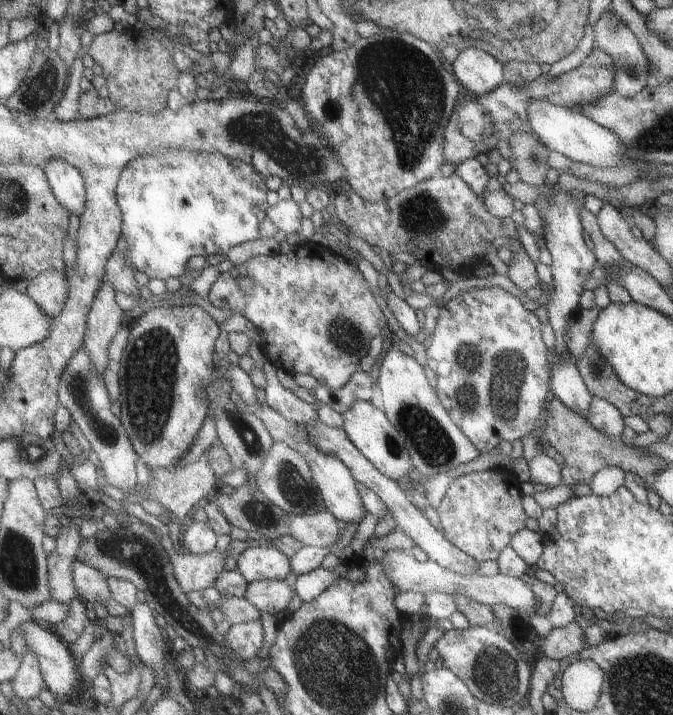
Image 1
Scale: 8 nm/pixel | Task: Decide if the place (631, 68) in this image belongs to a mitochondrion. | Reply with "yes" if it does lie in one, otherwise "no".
yes

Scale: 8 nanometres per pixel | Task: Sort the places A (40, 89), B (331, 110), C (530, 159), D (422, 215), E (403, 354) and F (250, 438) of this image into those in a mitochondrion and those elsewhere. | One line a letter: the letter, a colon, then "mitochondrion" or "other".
A: mitochondrion
B: mitochondrion
C: mitochondrion
D: mitochondrion
E: other
F: mitochondrion

